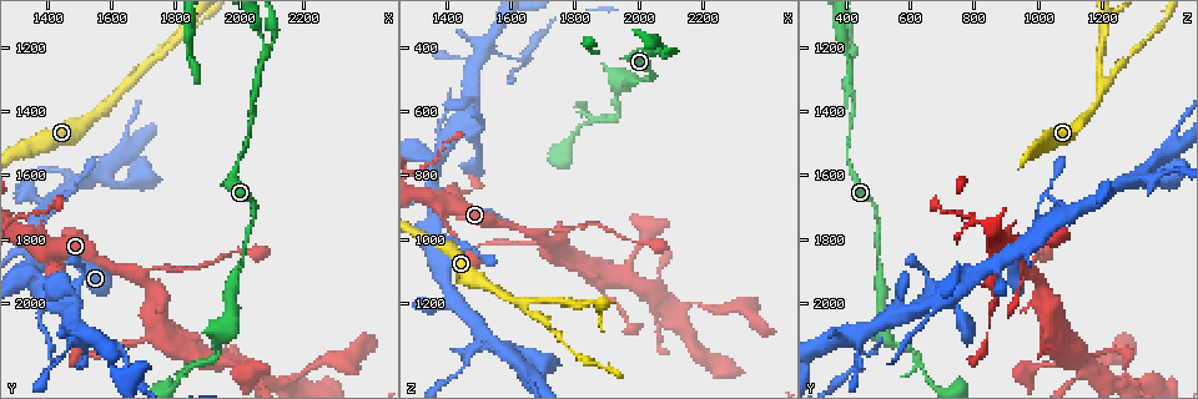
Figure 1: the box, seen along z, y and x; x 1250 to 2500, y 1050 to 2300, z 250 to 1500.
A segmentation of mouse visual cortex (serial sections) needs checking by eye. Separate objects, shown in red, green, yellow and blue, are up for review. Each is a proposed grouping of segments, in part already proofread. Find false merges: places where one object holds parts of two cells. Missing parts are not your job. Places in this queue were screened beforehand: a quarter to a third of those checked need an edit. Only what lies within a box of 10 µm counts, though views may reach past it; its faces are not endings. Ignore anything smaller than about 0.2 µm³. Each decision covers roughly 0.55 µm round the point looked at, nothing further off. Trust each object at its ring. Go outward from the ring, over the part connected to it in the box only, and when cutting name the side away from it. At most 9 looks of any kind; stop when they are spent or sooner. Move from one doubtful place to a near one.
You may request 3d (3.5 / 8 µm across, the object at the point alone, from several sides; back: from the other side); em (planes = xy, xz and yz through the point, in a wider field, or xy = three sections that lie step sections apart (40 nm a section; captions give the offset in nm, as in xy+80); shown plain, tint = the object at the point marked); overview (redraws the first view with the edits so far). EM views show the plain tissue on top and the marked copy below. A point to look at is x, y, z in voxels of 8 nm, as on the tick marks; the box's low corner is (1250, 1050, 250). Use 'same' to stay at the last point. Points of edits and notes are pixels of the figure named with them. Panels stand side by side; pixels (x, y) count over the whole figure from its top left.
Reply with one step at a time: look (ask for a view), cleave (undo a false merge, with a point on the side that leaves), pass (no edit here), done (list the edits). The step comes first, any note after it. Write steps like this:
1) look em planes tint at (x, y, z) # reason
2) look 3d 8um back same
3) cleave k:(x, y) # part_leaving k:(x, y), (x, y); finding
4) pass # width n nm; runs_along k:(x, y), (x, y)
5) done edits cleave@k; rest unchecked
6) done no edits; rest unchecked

look 3d 3.5um back at (1410, 1870, 890) # three arms meet

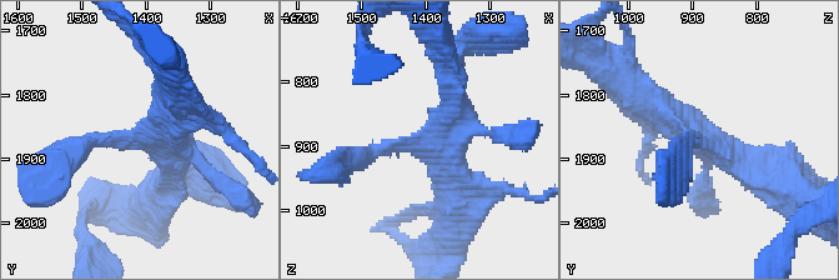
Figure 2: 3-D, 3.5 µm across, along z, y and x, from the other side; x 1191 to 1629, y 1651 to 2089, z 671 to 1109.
look em xy step 1 tint at (1400, 1870, 890)

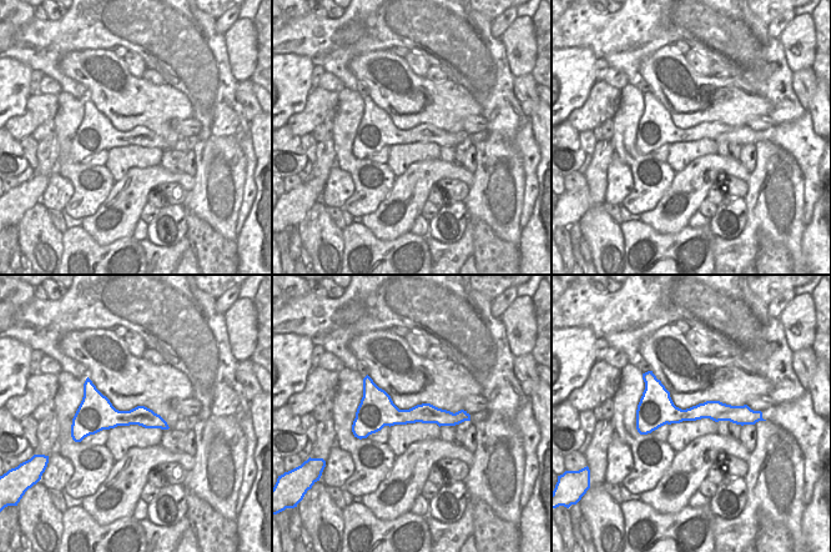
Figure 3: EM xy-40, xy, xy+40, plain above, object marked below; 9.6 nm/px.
pass # runs_along 3:(466, 416), (372, 416), (358, 422); all the same cell

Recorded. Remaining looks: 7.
look 3d 3.5um at (2070, 2220, 1280) # abrupt turn

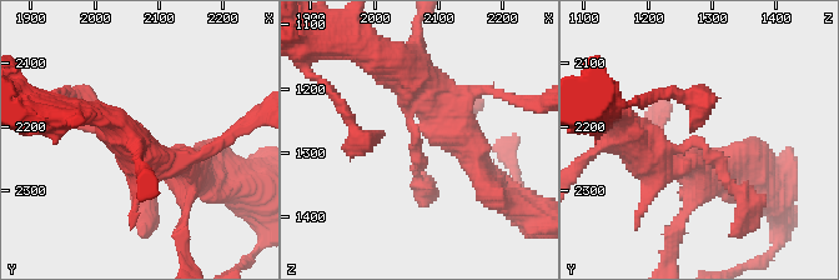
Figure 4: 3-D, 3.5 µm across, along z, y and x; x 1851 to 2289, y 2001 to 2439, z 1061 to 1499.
look em xy step 3 tint at (2060, 2225, 1280) # arm_widths 150, 450 nm

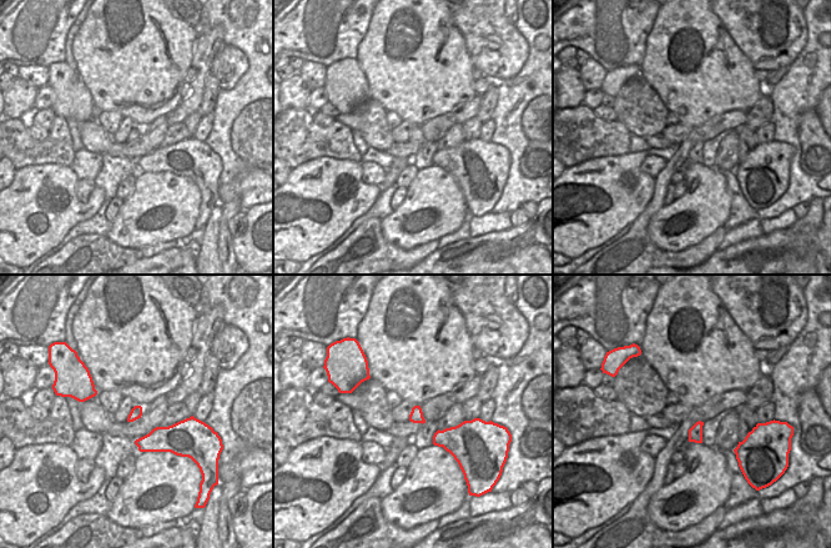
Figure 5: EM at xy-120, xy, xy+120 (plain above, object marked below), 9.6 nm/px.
look em xy step 5 tint same # another direction

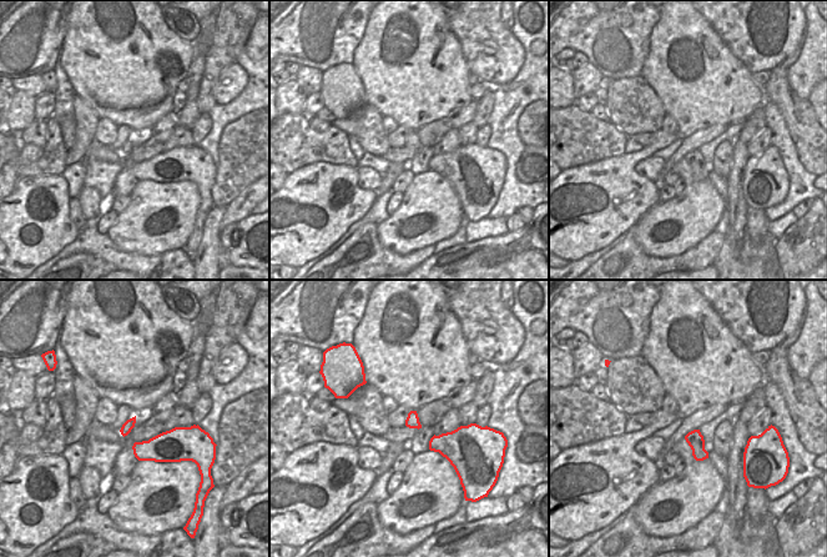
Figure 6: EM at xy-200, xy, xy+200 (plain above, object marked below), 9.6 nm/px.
pass # runs_along 4:(411, 74), (415, 173), (433, 189); all the same cell

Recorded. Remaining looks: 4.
look 3d 3.5um at (1560, 1600, 1320) # looks like a crossing

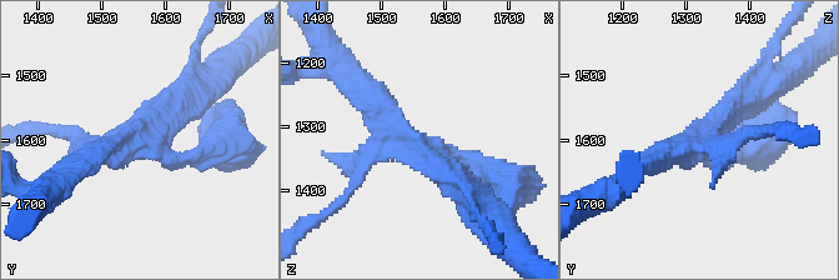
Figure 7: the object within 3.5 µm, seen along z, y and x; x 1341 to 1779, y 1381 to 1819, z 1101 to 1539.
look em planes tint at (1555, 1590, 1325) # arms 4; arm_widths 200, 200, 300, 300 nm; now the EM

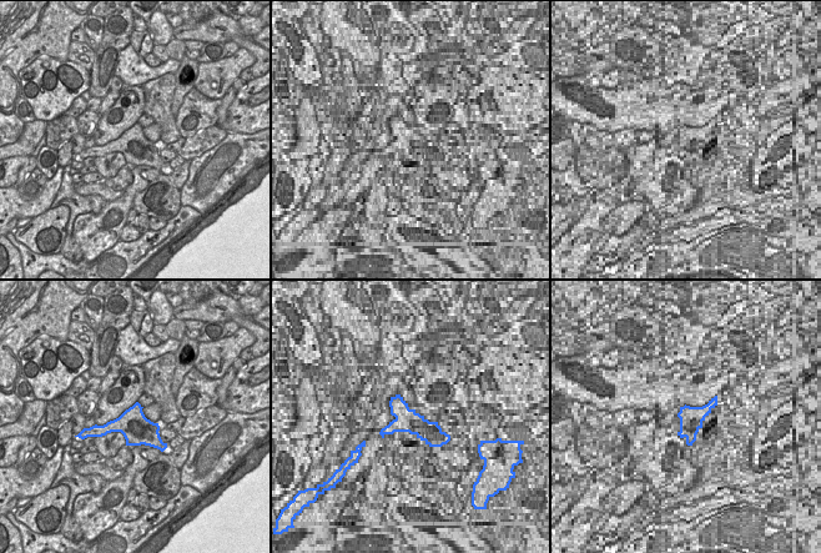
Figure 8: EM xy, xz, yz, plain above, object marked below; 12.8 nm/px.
pass # runs_along 7:(357, 90), (380, 119), (472, 195); one cell here

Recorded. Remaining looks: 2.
look 3d 3.5um at (1630, 1320, 1210) # three-way junction

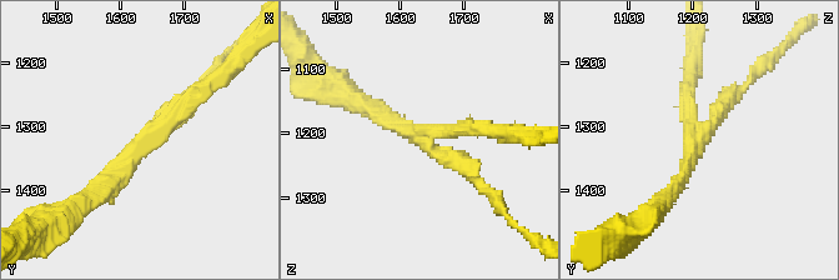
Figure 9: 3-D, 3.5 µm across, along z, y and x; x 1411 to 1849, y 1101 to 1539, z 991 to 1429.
pass # all the same cell

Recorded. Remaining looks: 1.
done no edits; rest unchecked

